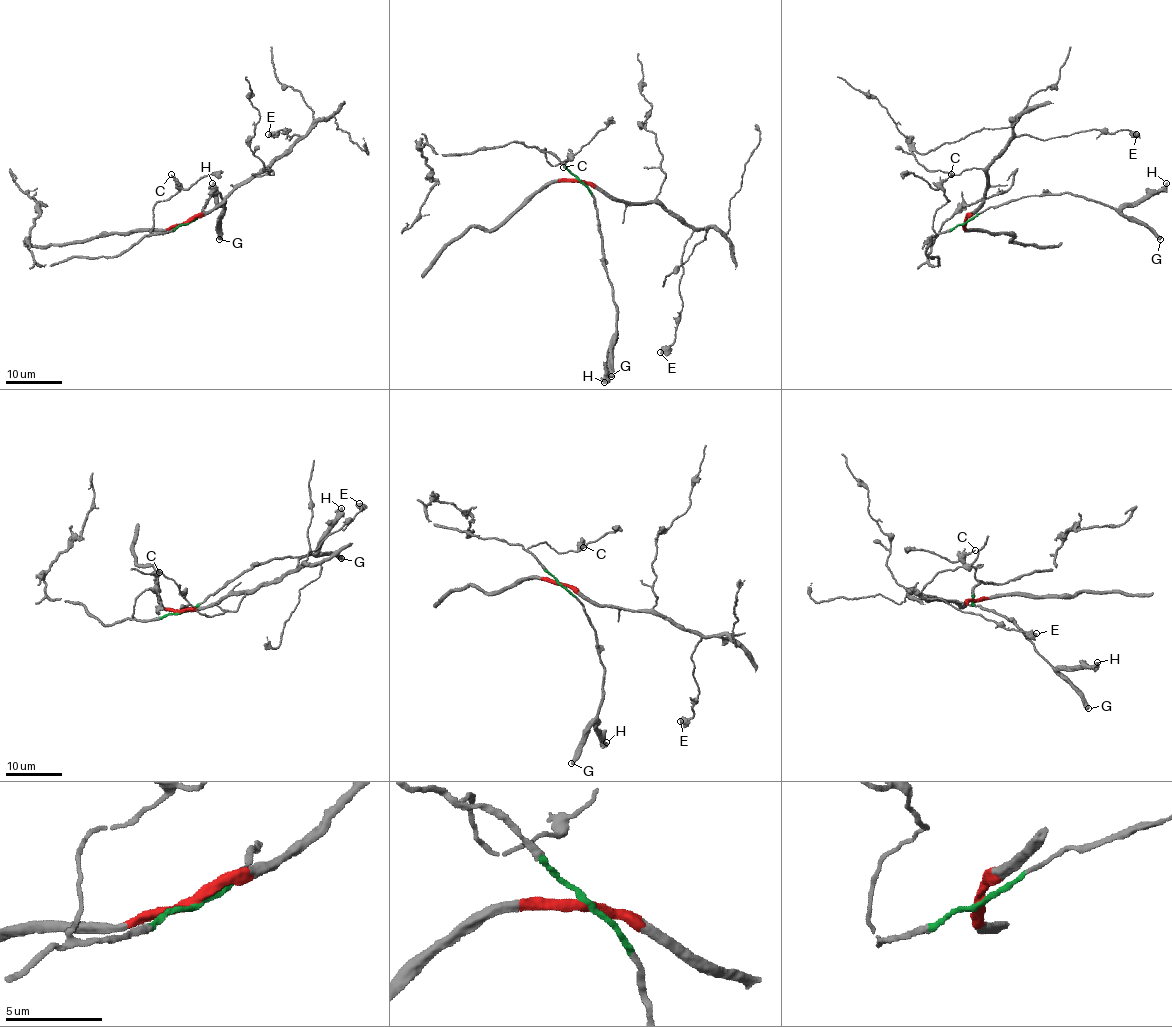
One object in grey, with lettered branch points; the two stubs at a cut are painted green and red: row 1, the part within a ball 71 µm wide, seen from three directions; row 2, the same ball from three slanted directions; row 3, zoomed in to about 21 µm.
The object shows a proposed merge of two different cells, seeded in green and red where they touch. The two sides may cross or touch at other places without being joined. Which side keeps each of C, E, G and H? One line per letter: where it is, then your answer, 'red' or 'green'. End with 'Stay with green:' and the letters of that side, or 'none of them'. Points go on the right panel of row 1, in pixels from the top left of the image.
C: (951, 174) | green
E: (1136, 134) | red
G: (1160, 239) | green
H: (1166, 183) | green
Stay with green: C, G, H

